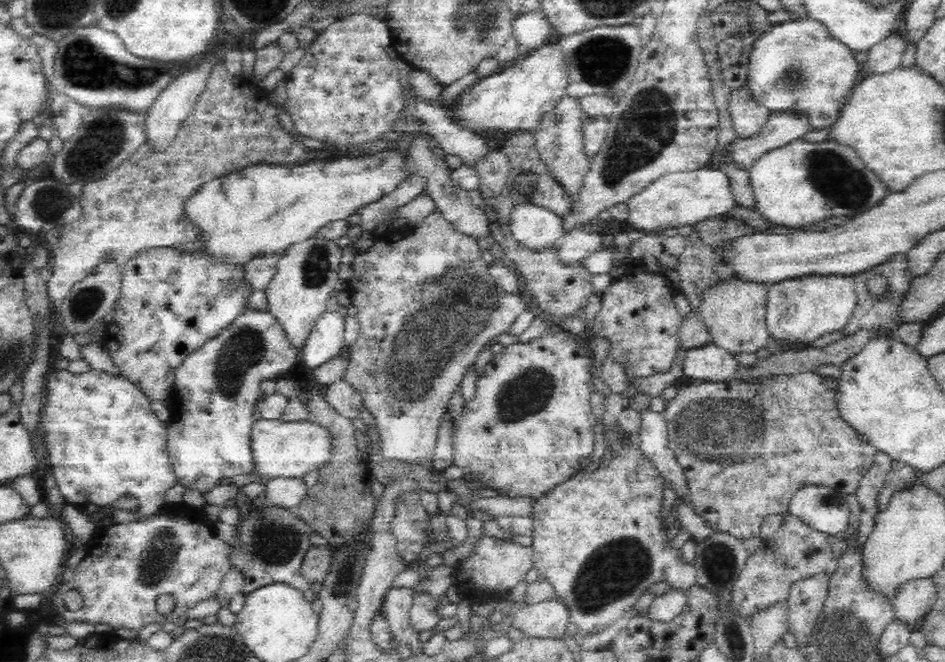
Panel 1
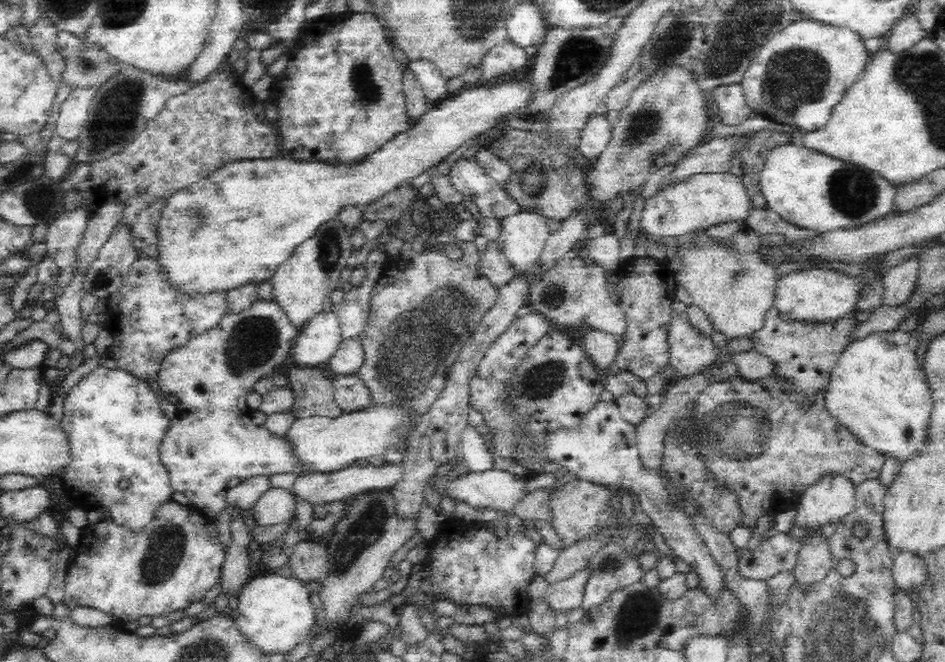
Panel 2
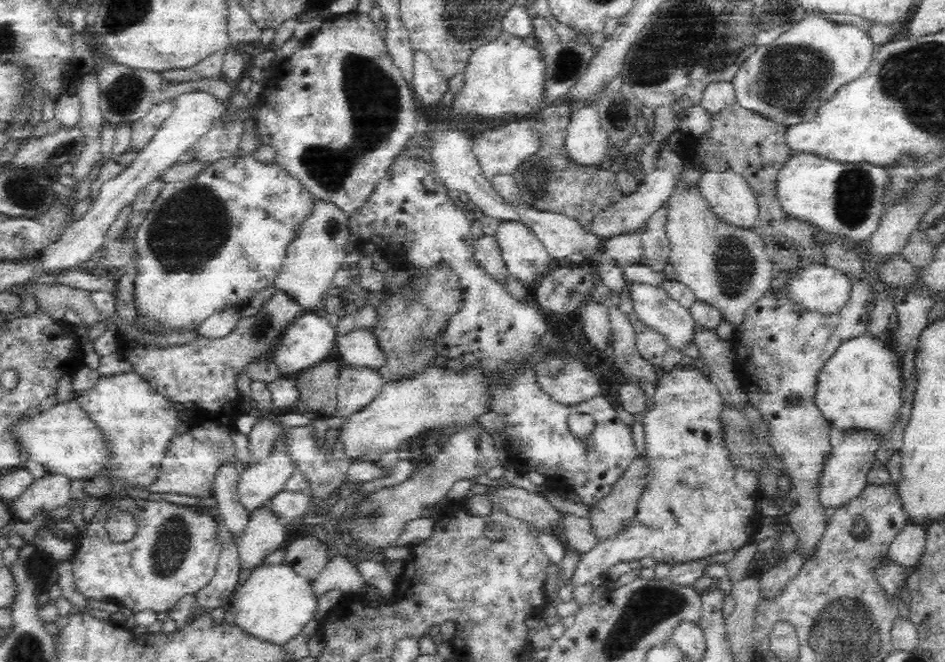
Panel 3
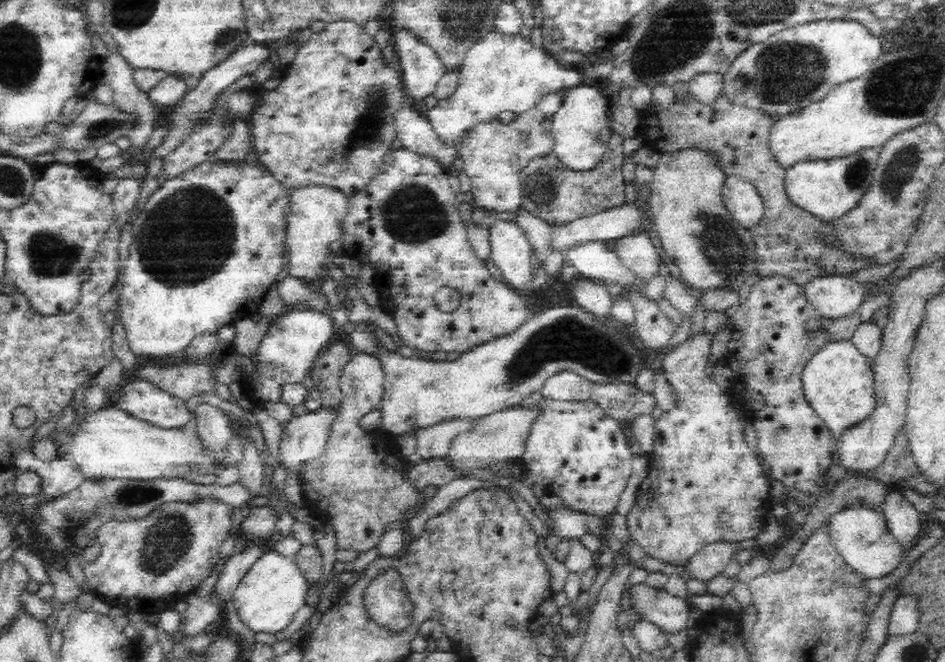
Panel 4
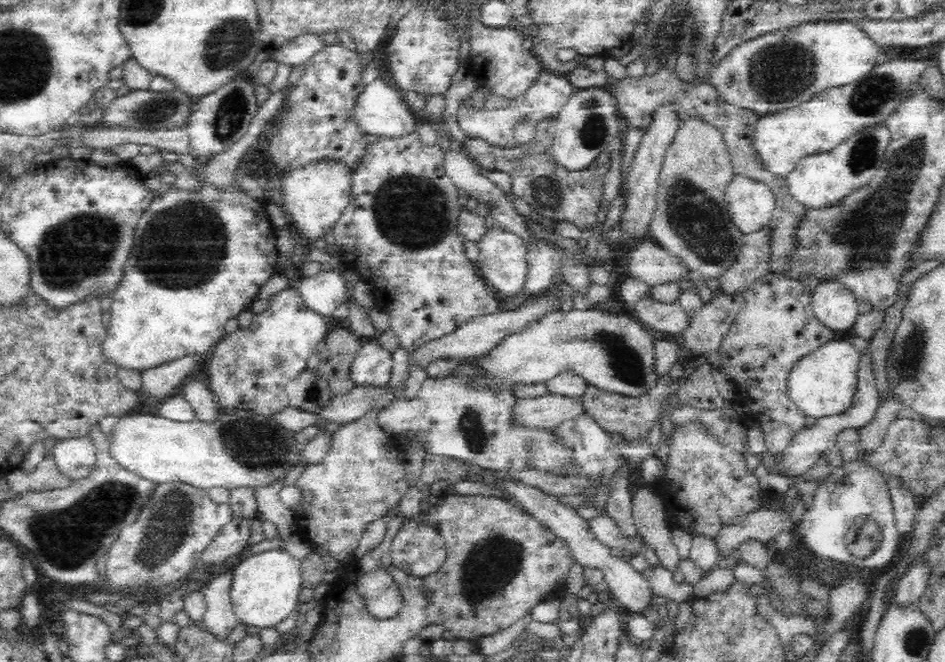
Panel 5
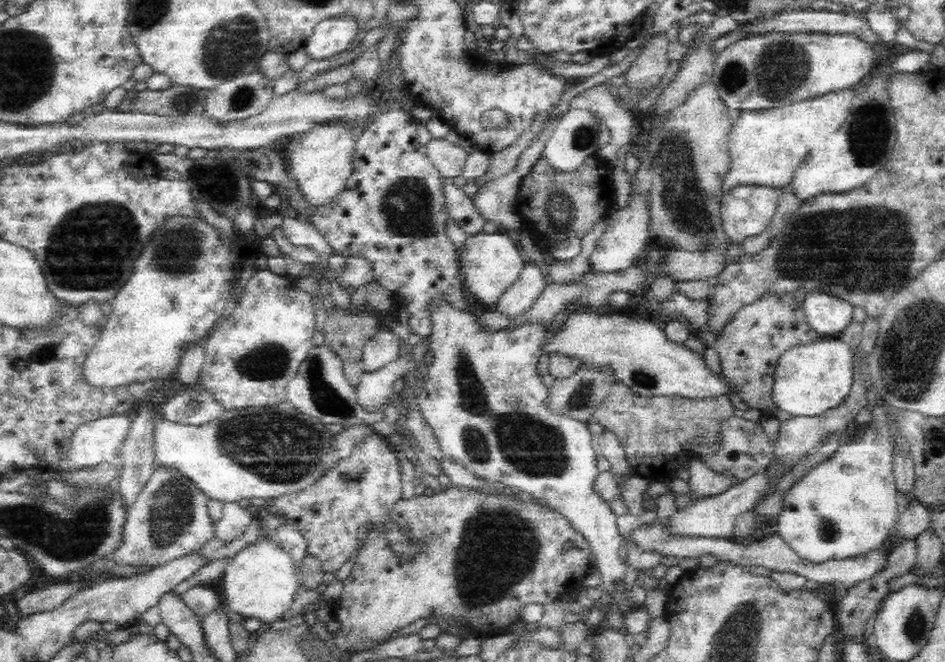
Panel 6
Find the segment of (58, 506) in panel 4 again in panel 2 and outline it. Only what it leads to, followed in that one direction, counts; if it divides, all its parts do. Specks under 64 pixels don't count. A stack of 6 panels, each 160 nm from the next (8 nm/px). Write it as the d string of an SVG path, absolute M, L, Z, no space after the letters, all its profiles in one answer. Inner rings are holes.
M255 476L241 480L239 484L232 486L232 488L227 487L223 492L225 504L240 508L240 510L250 509L268 486L271 484L267 476Z

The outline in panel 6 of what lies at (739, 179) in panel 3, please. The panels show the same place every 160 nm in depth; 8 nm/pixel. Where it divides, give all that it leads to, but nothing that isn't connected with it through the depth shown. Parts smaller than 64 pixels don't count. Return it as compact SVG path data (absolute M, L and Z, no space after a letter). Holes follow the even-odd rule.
M734 184L723 192L724 230L734 242L765 230L776 212L779 189L765 184Z

